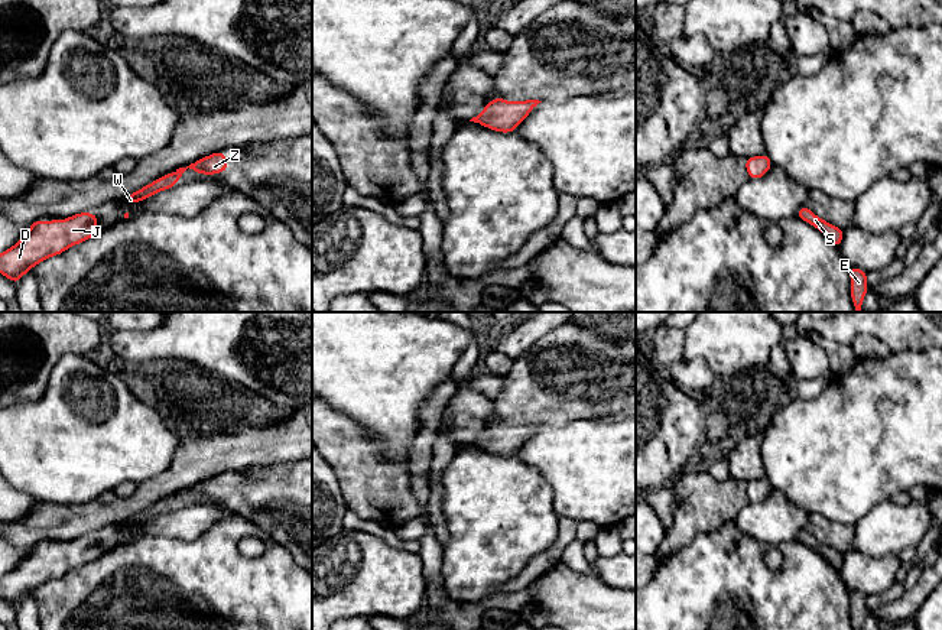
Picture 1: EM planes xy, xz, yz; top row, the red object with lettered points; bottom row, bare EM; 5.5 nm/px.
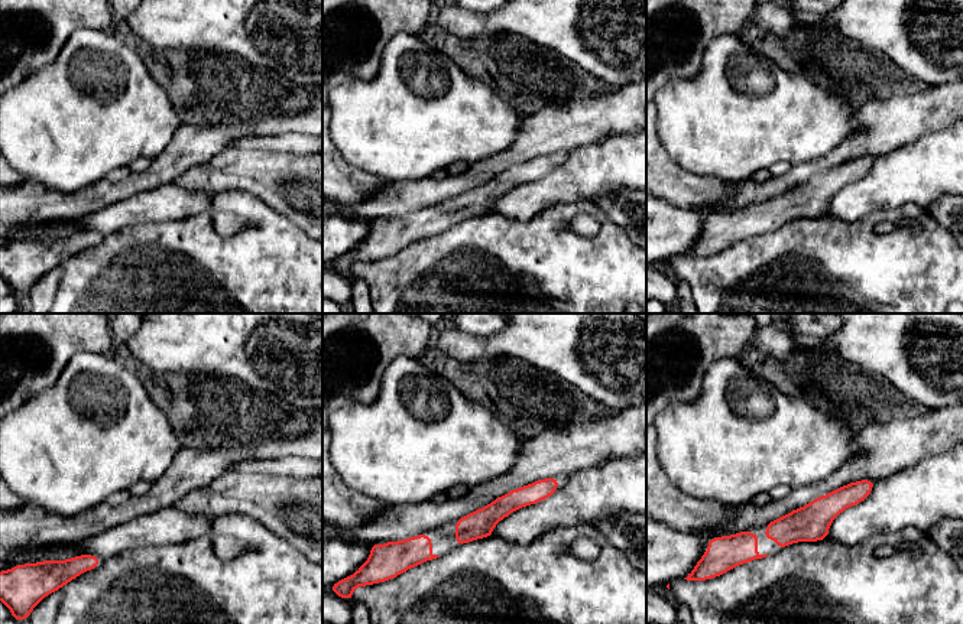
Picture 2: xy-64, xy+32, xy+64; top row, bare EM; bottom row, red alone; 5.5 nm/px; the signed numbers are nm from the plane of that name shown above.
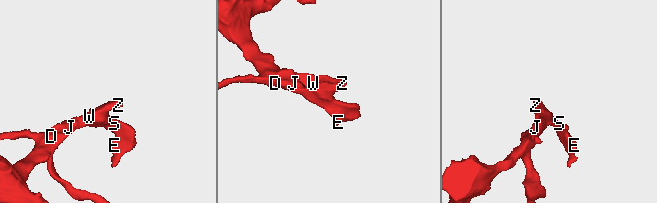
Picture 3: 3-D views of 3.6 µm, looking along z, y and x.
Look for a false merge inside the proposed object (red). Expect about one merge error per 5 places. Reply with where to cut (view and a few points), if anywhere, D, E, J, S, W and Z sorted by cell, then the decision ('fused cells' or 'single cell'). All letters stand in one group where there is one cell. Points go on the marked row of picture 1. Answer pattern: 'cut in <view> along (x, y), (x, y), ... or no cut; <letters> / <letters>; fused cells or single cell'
no cut; D E J S W Z; single cell

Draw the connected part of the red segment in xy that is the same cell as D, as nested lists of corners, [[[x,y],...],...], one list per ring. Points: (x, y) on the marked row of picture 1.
[[[88,211],[66,217],[65,221],[36,220],[14,246],[0,253],[0,273],[17,285],[23,275],[45,259],[100,234],[94,228],[97,224],[97,215]]]

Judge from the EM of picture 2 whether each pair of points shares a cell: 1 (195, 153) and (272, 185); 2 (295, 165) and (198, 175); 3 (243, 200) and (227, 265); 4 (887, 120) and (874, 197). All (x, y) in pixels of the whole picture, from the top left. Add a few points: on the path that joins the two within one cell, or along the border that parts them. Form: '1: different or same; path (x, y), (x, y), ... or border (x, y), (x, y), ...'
1: different; border (226, 148), (180, 175)
2: same; path (271, 175), (223, 175)
3: same; path (259, 215), (263, 220), (263, 228), (243, 249)
4: different; border (911, 142), (876, 158)

